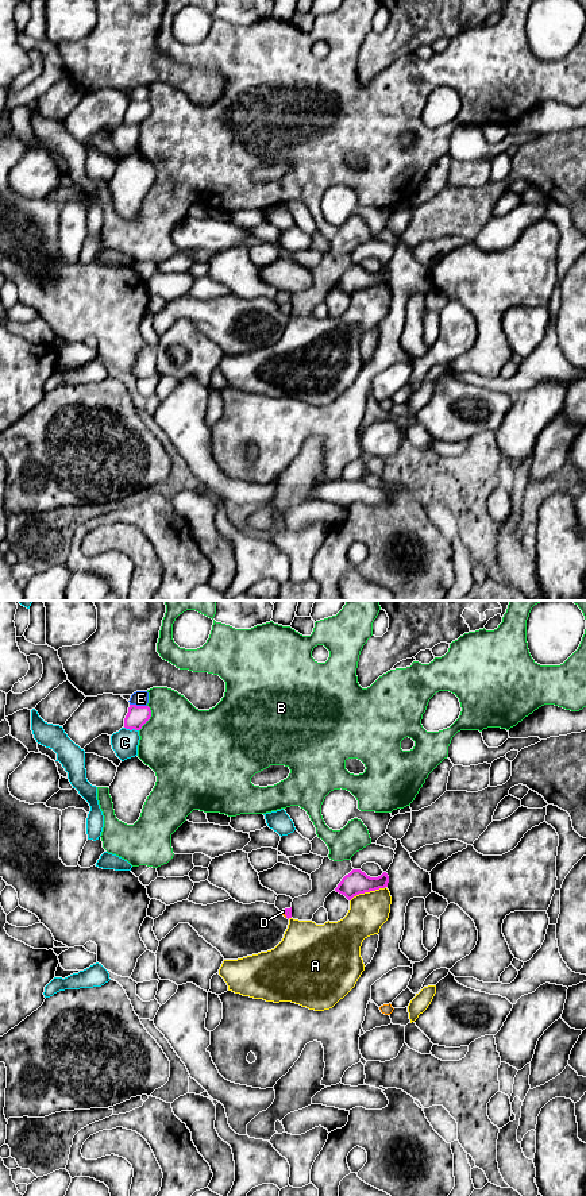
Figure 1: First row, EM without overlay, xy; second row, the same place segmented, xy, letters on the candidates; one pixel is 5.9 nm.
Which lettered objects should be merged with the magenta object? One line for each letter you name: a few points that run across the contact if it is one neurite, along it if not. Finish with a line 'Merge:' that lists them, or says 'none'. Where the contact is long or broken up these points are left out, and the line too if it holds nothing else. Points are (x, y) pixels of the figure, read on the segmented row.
D: line xy (288, 911), (285, 914), (282, 911)
Merge: D

